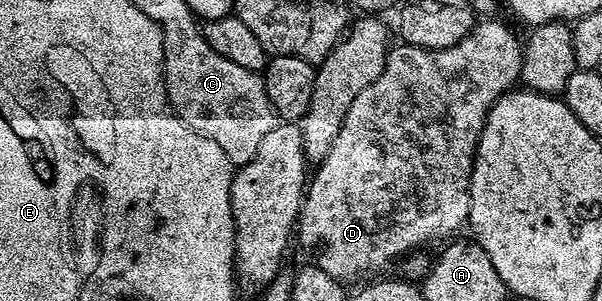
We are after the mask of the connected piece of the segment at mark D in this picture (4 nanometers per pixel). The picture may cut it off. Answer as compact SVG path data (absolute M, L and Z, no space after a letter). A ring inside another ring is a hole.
M488 17L486 20L476 21L475 26L465 35L464 38L458 42L456 46L450 46L444 50L426 50L420 46L409 46L406 44L398 44L399 46L392 45L387 51L387 59L385 60L385 68L381 72L381 76L377 76L377 80L373 80L373 84L369 84L365 88L365 92L361 92L361 96L357 96L357 100L353 100L353 104L349 107L349 113L345 115L345 124L341 124L341 132L337 132L337 140L333 140L333 148L329 148L329 156L325 156L323 162L318 163L317 169L319 170L310 175L309 181L305 187L305 193L303 195L303 204L299 207L299 220L297 223L297 242L303 245L303 250L308 254L310 265L321 268L321 272L329 272L329 276L338 278L340 282L347 284L350 283L349 280L353 278L367 278L363 280L371 280L379 274L382 270L387 270L391 265L398 263L400 260L407 257L408 254L414 254L416 252L422 251L423 246L427 246L430 242L442 243L444 240L450 239L451 234L459 225L464 225L467 222L467 217L469 216L469 200L471 199L471 173L473 172L473 164L475 163L475 149L479 143L479 137L481 136L481 128L485 124L487 119L487 114L493 108L493 104L498 100L502 94L506 94L508 90L512 89L519 82L519 73L523 67L523 48L521 45L521 38L518 38L509 27L503 22L498 22L497 19Z

